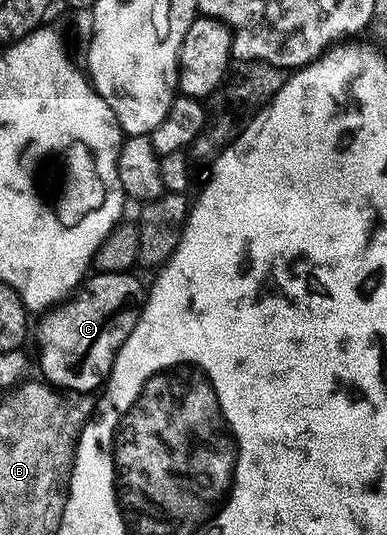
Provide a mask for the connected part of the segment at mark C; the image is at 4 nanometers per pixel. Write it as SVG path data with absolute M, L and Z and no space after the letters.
M96 272L89 275L80 287L66 300L48 309L39 317L40 329L35 329L34 340L40 343L40 368L47 383L70 392L95 393L112 373L112 363L116 361L116 351L124 345L126 338L134 330L144 308L146 284L127 272Z

